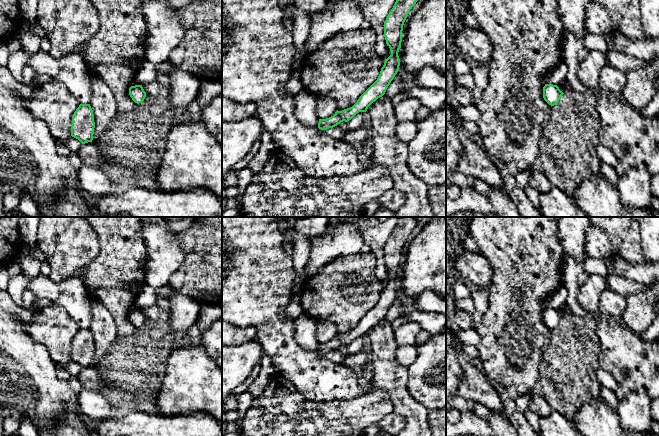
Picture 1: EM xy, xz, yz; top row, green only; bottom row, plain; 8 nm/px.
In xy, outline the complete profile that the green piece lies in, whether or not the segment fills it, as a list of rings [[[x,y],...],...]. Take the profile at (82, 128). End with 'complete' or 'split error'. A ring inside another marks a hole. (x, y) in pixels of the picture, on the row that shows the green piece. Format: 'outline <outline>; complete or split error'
outline [[[80,104],[72,116],[71,136],[82,144],[92,142],[94,128],[94,114],[90,104]]]; complete

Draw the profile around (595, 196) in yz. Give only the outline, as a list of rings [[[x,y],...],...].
[[[599,173],[585,178],[575,189],[573,200],[589,217],[657,217],[645,209],[628,209],[620,201],[618,190]]]

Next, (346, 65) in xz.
[[[359,28],[339,32],[325,41],[317,50],[302,59],[298,75],[306,91],[336,101],[337,110],[352,107],[359,97],[377,80],[385,60],[375,51],[376,32],[373,28]]]

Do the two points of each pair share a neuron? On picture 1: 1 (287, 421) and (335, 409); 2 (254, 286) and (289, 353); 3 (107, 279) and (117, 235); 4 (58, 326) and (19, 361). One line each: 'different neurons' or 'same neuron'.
1: same neuron
2: same neuron
3: same neuron
4: different neurons

